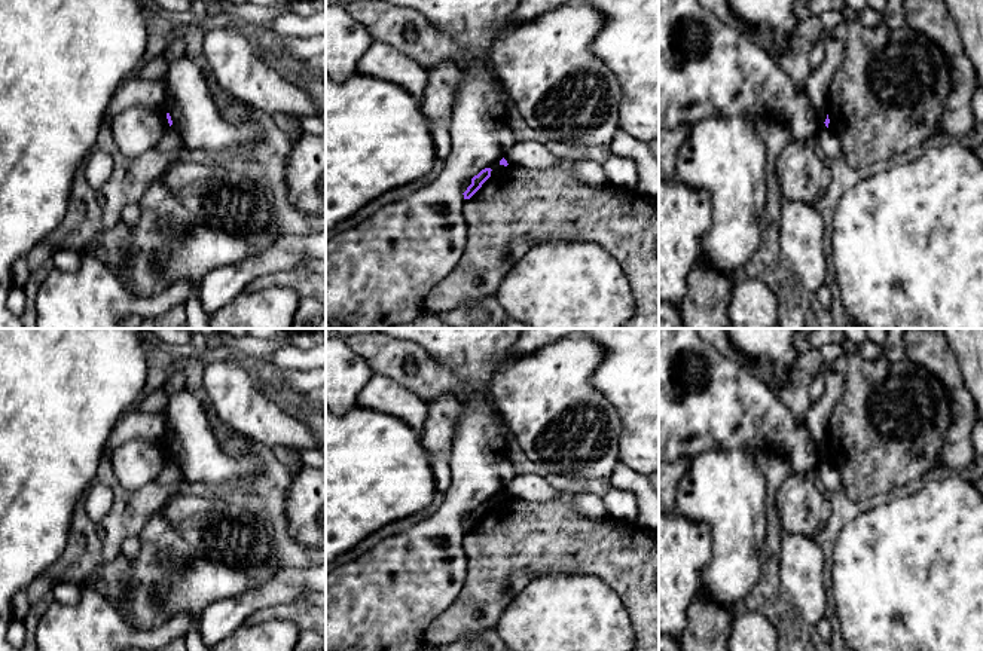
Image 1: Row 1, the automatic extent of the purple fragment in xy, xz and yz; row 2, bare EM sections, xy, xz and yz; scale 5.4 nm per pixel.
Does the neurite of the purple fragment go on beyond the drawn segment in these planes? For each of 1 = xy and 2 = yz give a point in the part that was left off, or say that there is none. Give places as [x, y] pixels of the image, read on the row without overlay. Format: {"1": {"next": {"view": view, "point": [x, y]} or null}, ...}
{"1": {"next": null}, "2": {"next": null}}

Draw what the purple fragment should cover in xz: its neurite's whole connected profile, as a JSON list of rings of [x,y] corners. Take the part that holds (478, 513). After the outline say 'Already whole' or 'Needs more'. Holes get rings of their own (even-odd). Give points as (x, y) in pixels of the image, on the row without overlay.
[[[485,501],[471,511],[471,517],[463,526],[464,532],[470,532],[482,520],[482,517],[491,510],[491,504],[491,501]]]. Already whole

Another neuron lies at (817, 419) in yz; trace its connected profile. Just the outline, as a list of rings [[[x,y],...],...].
[[[822,369],[825,386],[822,397],[809,406],[805,415],[803,425],[809,430],[818,452],[818,465],[825,461],[828,447],[827,437],[830,428],[831,412],[843,394],[845,376],[839,372]]]

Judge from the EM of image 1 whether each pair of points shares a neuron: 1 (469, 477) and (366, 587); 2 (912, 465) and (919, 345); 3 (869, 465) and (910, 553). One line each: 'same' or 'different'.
1: same
2: different
3: different

